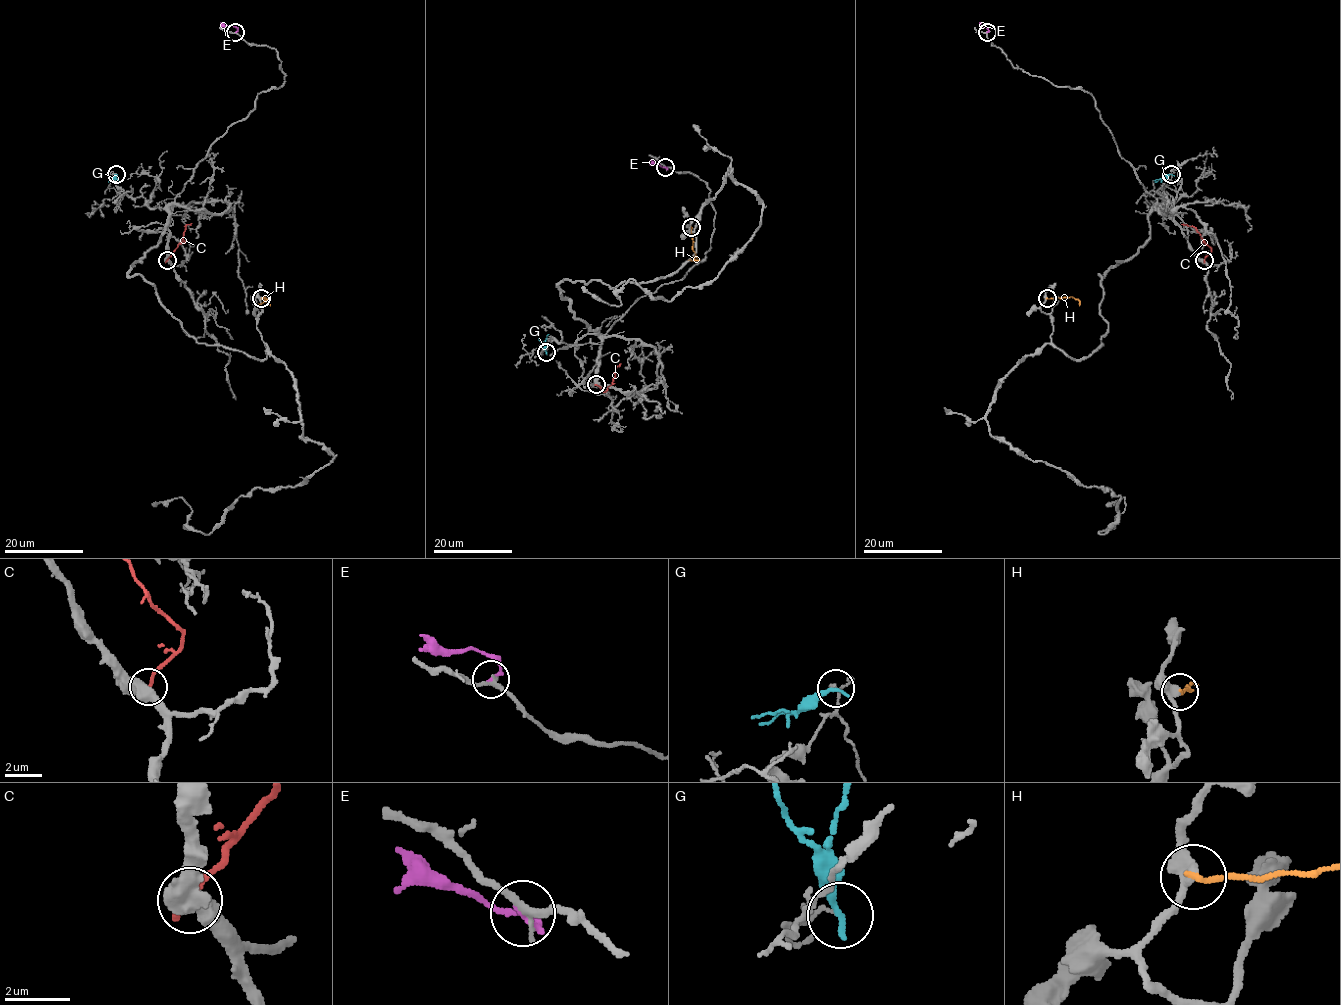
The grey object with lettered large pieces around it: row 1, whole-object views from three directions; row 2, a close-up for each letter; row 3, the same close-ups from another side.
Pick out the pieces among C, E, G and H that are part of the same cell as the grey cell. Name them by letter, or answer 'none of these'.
none of these

